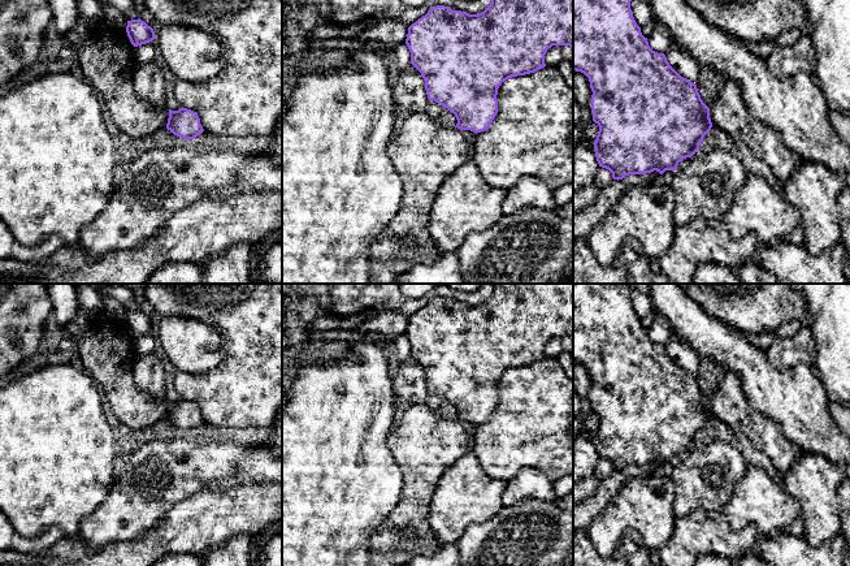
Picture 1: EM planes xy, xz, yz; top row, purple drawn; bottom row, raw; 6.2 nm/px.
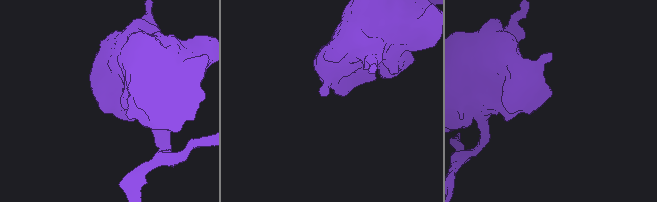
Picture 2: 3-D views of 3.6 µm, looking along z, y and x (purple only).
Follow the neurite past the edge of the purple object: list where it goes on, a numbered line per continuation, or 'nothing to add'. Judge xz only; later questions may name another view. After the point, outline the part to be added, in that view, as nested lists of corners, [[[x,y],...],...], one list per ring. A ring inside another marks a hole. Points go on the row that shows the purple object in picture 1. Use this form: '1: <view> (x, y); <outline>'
nothing to add

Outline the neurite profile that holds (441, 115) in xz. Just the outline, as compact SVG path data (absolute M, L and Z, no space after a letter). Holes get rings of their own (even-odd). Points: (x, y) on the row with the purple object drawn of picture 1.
M429 100L426 104L426 113L439 125L454 128L457 124L457 120L454 113L447 108L438 104L434 100Z

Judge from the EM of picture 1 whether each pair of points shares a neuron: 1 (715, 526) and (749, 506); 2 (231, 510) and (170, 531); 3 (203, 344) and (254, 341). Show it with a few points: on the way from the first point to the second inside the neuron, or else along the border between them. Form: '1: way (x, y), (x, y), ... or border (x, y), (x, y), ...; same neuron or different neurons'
1: border (721, 512), (734, 530), (749, 525), (755, 528); different neurons
2: way (216, 515), (186, 528); same neuron
3: border (200, 320), (221, 338), (221, 362), (209, 371); different neurons

